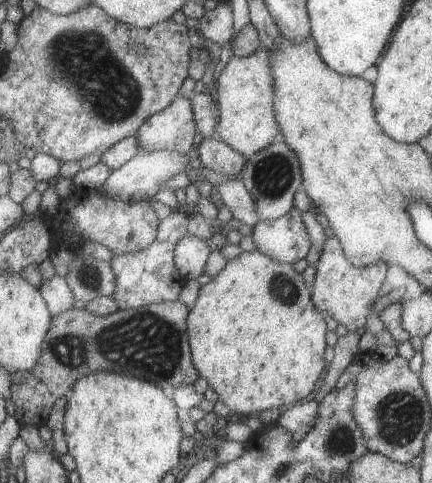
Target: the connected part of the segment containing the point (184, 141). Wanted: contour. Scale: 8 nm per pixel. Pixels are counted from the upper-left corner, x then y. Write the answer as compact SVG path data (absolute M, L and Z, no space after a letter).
M179 96L165 110L148 118L137 136L143 152L167 149L187 155L195 146L197 131L192 99Z

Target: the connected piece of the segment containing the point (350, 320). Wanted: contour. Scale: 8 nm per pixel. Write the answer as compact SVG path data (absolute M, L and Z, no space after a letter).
M334 234L329 237L324 244L324 251L320 256L319 262L316 264L316 274L313 282L313 302L326 315L331 316L337 322L344 324L349 331L358 331L363 329L368 324L368 316L373 312L371 306L373 302L377 302L380 298L381 287L384 285L385 279L388 277L389 264L385 261L369 265L368 267L358 267L349 262L344 251L341 239Z

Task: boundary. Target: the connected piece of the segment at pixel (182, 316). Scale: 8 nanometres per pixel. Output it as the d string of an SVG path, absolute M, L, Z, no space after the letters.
M169 301L153 303L136 309L119 309L109 316L93 314L86 308L69 309L52 318L48 336L45 337L43 354L37 364L28 371L12 373L12 400L16 406L15 416L22 425L41 427L47 425L56 402L73 390L76 382L97 371L114 371L125 376L135 377L156 384L172 394L174 388L192 385L201 377L192 355L188 331L190 310L183 302Z

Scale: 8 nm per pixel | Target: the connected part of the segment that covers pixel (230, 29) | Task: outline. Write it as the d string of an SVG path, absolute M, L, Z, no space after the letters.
M221 2L199 20L199 30L206 38L219 46L223 46L227 42L233 44L237 33L234 20L234 8Z

